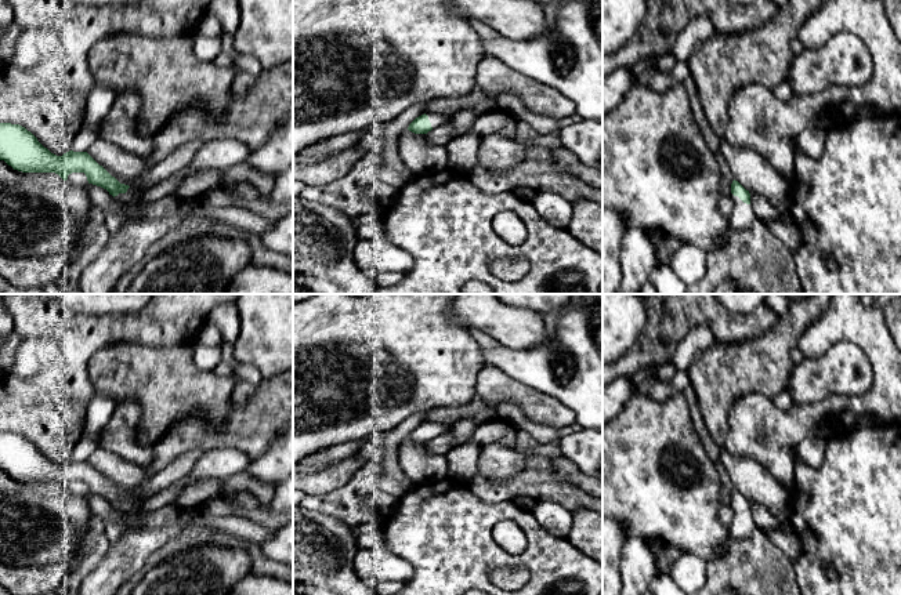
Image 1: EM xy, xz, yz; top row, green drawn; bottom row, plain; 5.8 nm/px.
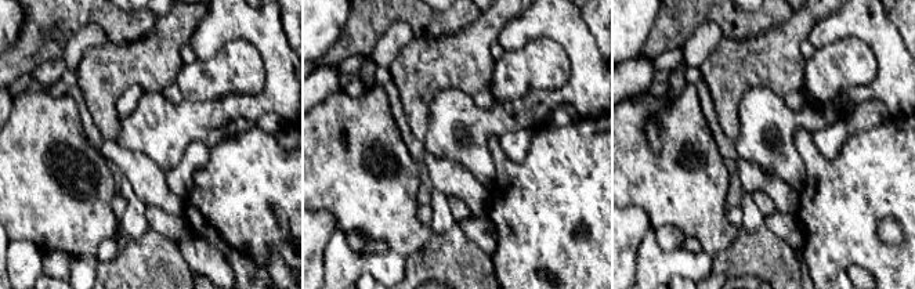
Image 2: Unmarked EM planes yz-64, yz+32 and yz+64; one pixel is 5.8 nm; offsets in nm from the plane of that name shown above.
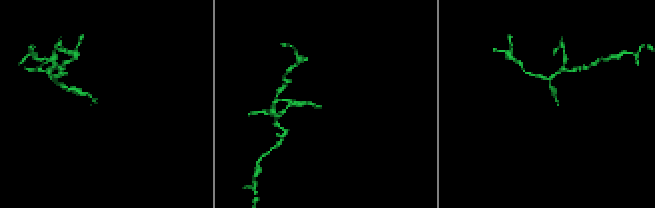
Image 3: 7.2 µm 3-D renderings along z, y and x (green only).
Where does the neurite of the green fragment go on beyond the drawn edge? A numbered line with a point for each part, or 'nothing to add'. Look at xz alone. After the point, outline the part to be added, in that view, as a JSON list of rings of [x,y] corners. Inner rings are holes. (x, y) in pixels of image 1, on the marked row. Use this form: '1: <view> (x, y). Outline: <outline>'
1: xz (435, 119). Outline: [[[426,112],[433,128],[441,127],[449,121],[450,117],[435,113],[435,112]]]

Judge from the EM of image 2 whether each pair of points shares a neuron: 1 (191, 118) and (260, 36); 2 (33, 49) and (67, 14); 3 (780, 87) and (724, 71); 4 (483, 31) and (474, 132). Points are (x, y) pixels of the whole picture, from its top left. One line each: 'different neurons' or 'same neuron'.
1: same neuron
2: same neuron
3: same neuron
4: different neurons

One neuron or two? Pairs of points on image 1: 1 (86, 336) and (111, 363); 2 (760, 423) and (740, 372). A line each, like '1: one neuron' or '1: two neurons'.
1: two neurons
2: two neurons

